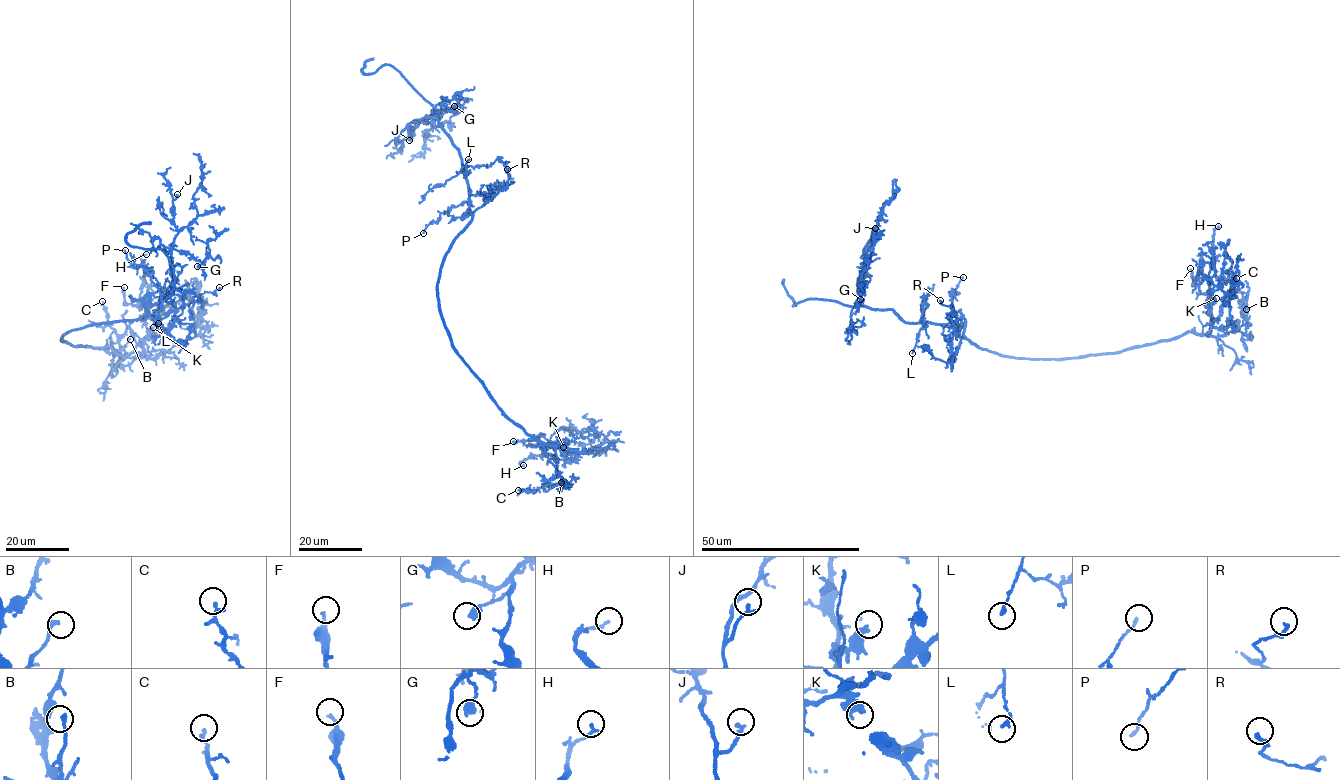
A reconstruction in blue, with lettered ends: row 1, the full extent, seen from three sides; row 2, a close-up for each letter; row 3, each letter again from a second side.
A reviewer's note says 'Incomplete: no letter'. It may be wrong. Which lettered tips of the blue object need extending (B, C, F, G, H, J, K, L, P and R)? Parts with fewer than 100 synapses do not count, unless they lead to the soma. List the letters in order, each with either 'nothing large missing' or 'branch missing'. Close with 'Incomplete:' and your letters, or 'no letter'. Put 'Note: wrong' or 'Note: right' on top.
Note: right
B: nothing large missing
C: nothing large missing
F: nothing large missing
G: nothing large missing
H: nothing large missing
J: nothing large missing
K: nothing large missing
L: nothing large missing
P: nothing large missing
R: nothing large missing
Incomplete: no letter

